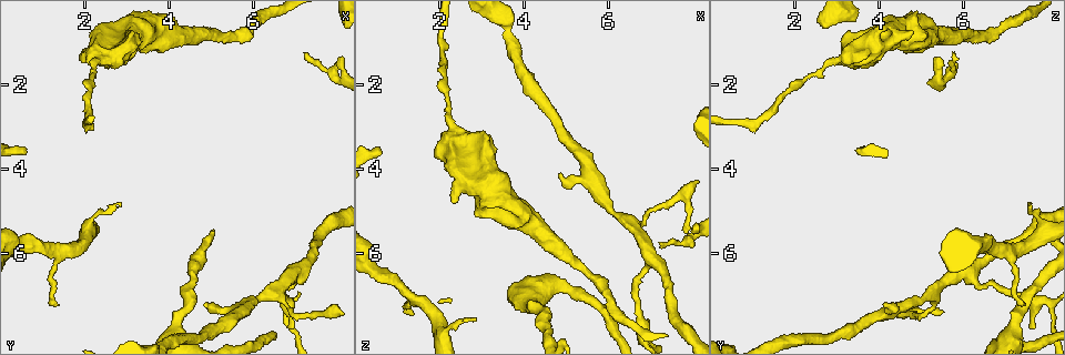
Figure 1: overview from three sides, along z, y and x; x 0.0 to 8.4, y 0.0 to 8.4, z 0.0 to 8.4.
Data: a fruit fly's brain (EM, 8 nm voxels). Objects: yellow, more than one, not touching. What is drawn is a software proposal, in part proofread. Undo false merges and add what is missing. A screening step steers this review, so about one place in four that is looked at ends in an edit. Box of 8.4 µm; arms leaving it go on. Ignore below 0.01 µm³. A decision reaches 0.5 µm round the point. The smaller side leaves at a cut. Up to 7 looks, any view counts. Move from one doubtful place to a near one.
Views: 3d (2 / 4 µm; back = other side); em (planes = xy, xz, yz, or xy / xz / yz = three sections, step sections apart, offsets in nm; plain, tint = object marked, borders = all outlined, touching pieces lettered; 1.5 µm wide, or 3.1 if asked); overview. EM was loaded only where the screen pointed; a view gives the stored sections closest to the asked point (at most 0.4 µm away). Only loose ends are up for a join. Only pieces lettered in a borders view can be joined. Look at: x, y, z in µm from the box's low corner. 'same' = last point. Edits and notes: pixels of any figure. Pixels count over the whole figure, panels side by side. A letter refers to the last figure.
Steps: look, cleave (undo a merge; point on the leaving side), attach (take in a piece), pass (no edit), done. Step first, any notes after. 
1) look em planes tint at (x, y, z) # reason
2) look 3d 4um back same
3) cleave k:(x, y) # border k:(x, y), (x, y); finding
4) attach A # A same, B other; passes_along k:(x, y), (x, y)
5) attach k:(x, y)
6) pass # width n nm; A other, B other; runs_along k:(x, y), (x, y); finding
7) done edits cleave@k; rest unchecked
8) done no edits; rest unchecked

look 3d 4um at (2.85, 4.80, 7.55) # tapers out

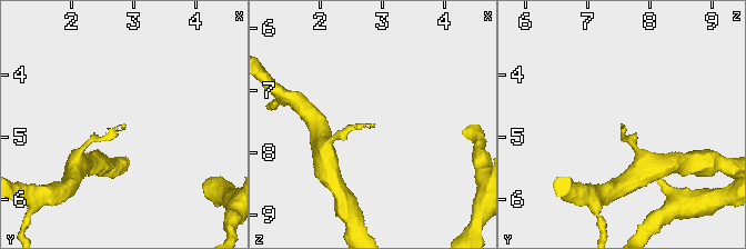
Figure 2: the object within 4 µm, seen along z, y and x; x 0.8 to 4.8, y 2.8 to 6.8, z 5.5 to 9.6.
look em xy step 4 borders at (2.85, 4.75, 7.55)

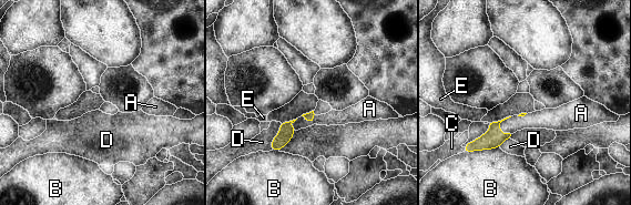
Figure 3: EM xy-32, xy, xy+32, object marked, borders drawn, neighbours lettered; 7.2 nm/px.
attach 3:(535, 120) # A same, B other, C other, D other, E other; passes_along 3:(492, 139), (500, 122), (535, 120); the neuron continues

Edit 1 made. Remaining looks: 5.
look em yz step 4 borders at (0.55, 3.65, 3.55) # end of a long branch

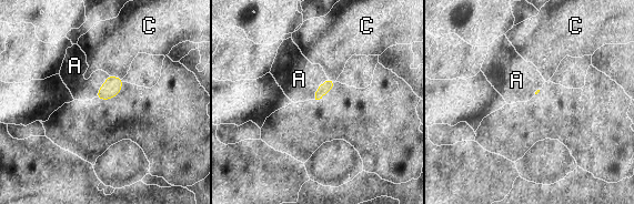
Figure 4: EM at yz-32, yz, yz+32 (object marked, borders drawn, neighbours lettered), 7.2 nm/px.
attach 4:(299, 79) # A same, C other; passes_along 4:(326, 87), (318, 88), (299, 79); it goes on there

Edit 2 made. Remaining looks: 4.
look overview

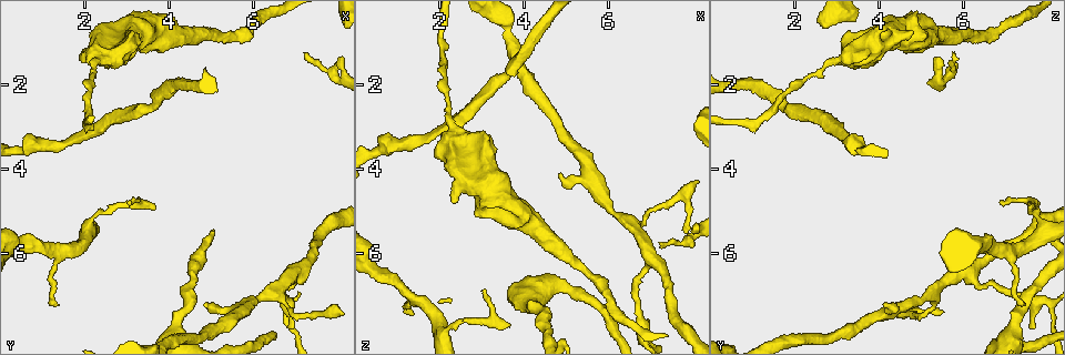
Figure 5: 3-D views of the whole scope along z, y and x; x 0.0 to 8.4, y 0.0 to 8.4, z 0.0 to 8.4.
look 3d 2um at (7.20, 1.25, 5.75) # an open end

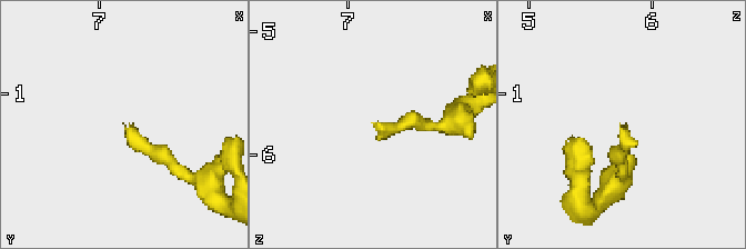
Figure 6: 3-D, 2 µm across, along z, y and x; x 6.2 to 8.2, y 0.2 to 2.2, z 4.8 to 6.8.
look em planes borders at (7.22, 1.28, 5.74) # now the EM

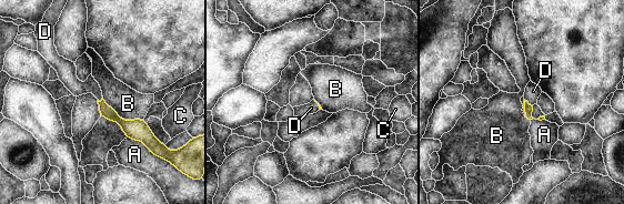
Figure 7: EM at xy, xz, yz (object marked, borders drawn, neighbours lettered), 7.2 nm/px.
attach 7:(533, 91) # A other, B other, C other, D same; passes_along 7:(529, 108), (527, 102), (533, 91); it goes on there

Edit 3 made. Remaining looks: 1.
done edits attach@3, attach@4, attach@7; rest unchecked

